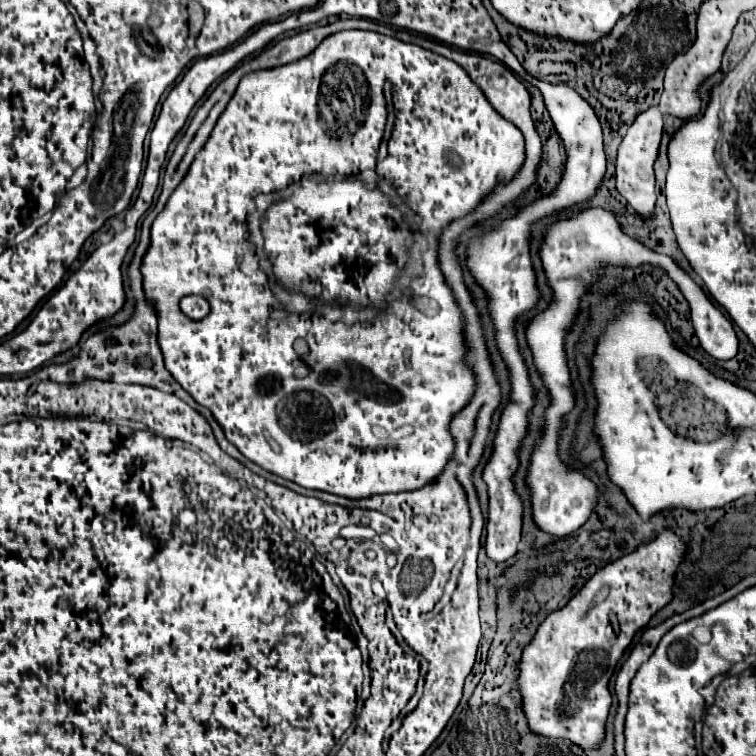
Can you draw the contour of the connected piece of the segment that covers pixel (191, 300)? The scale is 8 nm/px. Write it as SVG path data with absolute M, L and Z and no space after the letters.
M185 296L185 298L181 298L179 308L181 308L181 312L199 312L199 318L207 316L207 312L209 312L209 304L207 304L207 300L203 300L203 296Z

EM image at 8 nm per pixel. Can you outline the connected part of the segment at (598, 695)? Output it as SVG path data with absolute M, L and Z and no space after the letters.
M665 530L653 542L639 546L633 554L607 564L569 600L563 610L547 616L519 662L523 710L533 732L549 738L567 738L583 748L595 748L603 740L605 720L611 706L611 694L607 688L609 678L613 676L613 670L625 648L631 644L635 632L647 626L649 618L671 600L673 576L679 564L679 556L683 556L683 548L685 544L679 544L679 536Z

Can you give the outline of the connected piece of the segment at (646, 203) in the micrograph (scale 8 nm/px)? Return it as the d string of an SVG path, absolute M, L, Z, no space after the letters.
M659 106L649 108L647 112L639 114L633 126L627 130L619 152L617 152L617 192L643 216L649 216L655 210L655 174L653 174L653 164L657 160L657 150L661 142L661 126L663 126L663 112L659 112Z

